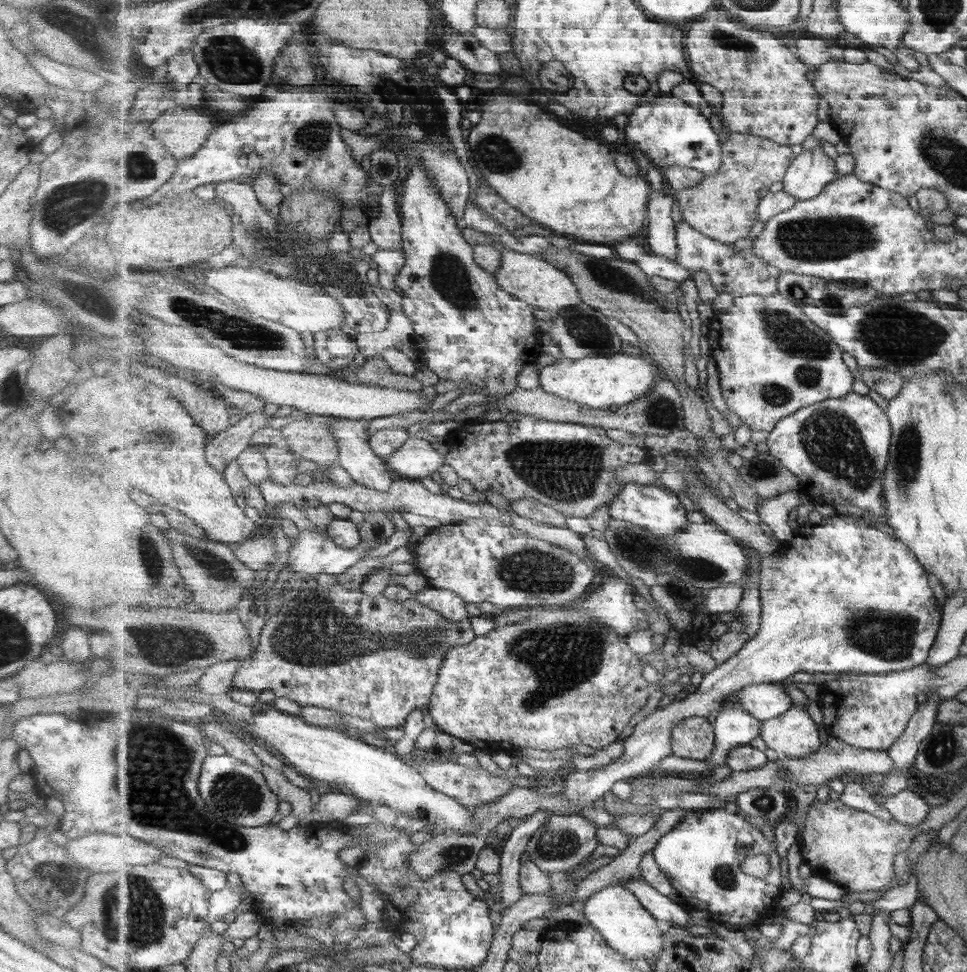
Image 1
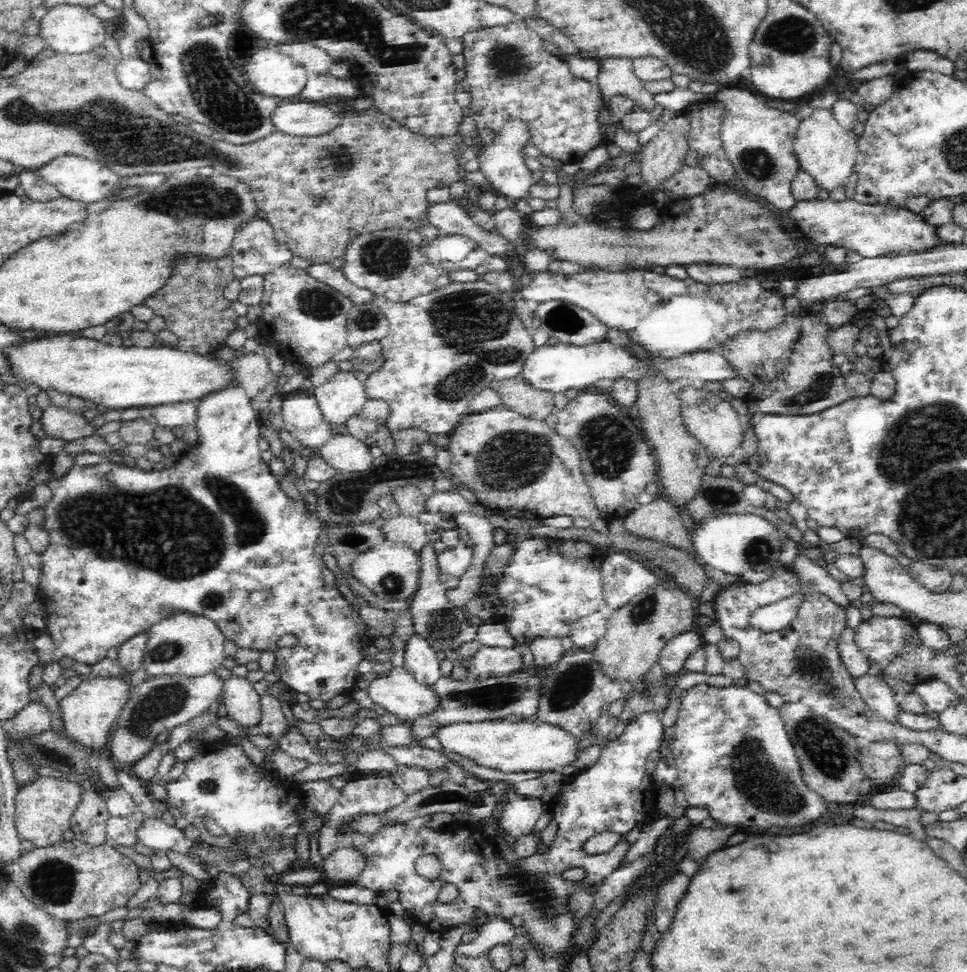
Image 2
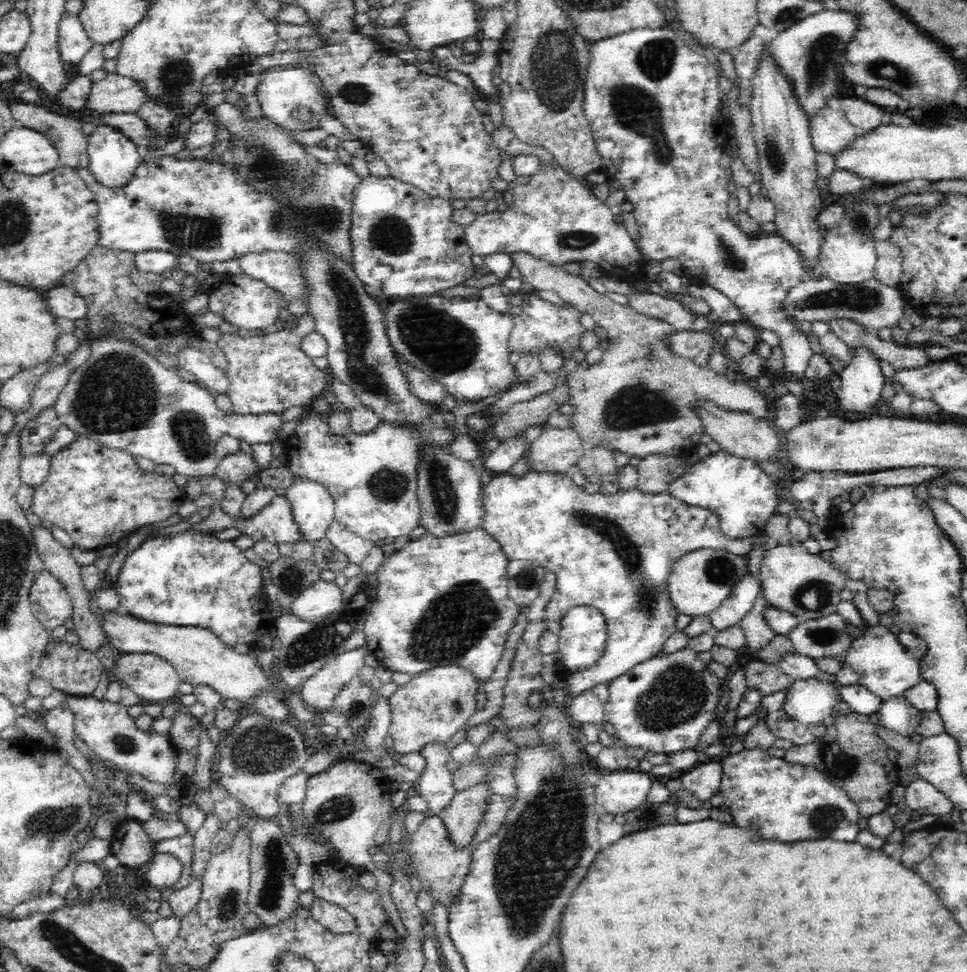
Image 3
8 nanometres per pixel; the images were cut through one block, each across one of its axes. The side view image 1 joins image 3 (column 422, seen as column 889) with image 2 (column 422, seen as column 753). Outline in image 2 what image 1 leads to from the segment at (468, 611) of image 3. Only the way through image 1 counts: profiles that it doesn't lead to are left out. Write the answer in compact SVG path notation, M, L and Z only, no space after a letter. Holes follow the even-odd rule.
M414 635L405 641L405 661L403 668L420 684L432 687L443 675L441 661L436 659L436 651L422 636Z

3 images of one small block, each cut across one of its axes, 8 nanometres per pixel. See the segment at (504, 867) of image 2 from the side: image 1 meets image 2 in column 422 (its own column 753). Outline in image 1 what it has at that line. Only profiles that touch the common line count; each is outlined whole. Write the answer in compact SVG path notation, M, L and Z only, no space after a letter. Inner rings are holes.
M705 809L691 811L659 840L658 845L652 850L656 864L660 871L670 880L672 886L679 892L682 900L691 909L706 910L709 916L720 916L709 918L714 922L727 922L743 930L747 926L760 926L764 918L778 914L779 905L777 901L782 894L781 858L777 854L775 844L765 838L765 834L758 827L751 826L745 820L743 814L733 813L726 809ZM766 854L771 858L771 875L765 880L755 878L742 872L745 858L753 855Z

